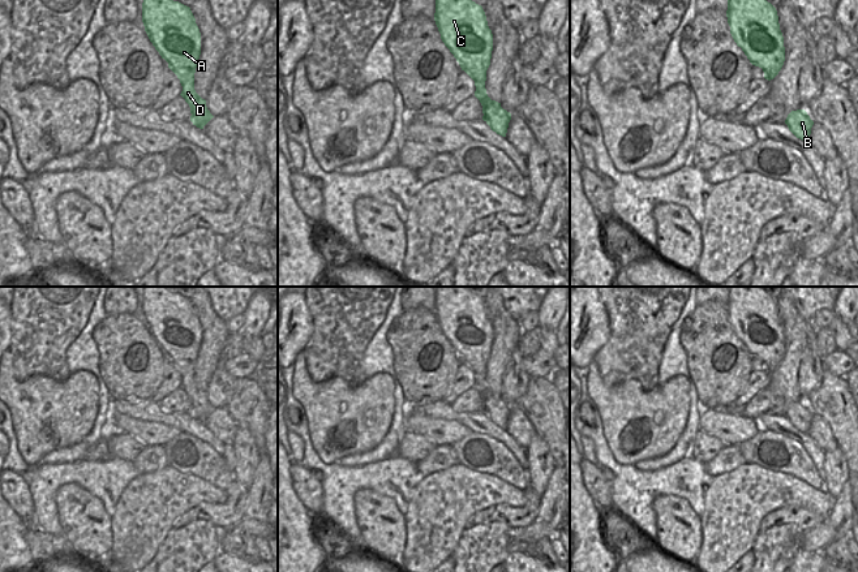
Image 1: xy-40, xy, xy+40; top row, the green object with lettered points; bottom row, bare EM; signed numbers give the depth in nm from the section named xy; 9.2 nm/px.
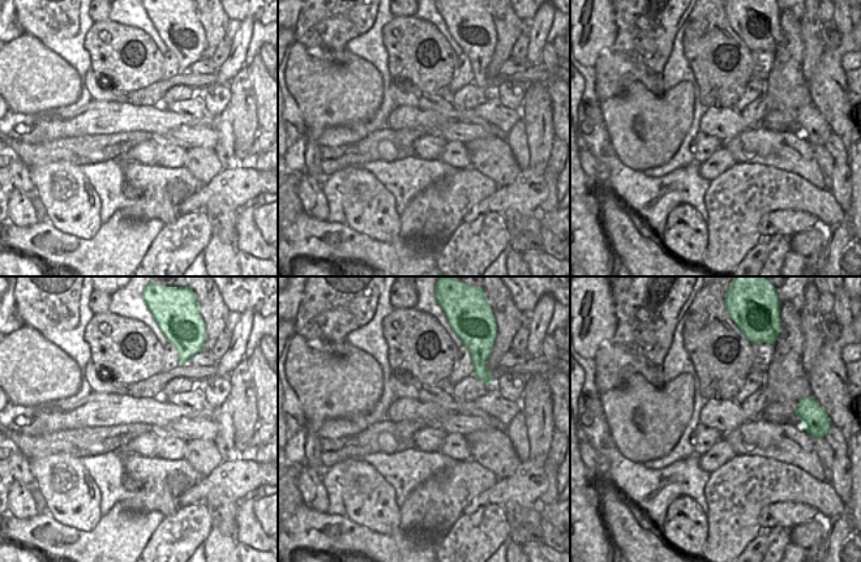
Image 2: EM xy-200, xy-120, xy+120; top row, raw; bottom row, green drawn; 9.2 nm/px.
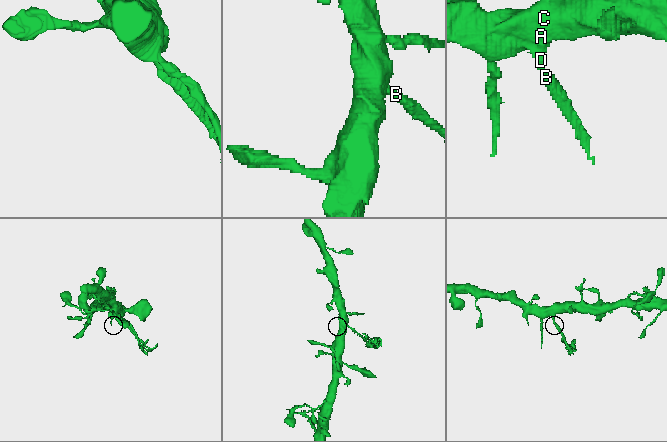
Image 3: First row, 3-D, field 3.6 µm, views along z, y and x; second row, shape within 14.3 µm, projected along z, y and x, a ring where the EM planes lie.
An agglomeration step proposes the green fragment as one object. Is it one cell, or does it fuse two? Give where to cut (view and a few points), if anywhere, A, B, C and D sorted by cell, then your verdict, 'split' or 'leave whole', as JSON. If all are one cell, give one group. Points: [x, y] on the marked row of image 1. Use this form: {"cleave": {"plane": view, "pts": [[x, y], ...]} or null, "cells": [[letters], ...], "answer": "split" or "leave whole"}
{"cleave": {"plane": "xy", "pts": [[500, 104], [496, 110], [484, 115]]}, "cells": [["A", "C", "D"], ["B"]], "answer": "split"}

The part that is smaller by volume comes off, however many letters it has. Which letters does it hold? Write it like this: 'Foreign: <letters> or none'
Foreign: B

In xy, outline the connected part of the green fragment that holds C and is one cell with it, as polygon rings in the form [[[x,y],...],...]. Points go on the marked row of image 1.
[[[436,0],[434,21],[445,46],[475,81],[475,96],[482,106],[482,113],[498,111],[501,103],[492,100],[485,89],[493,34],[482,7],[472,0]]]

